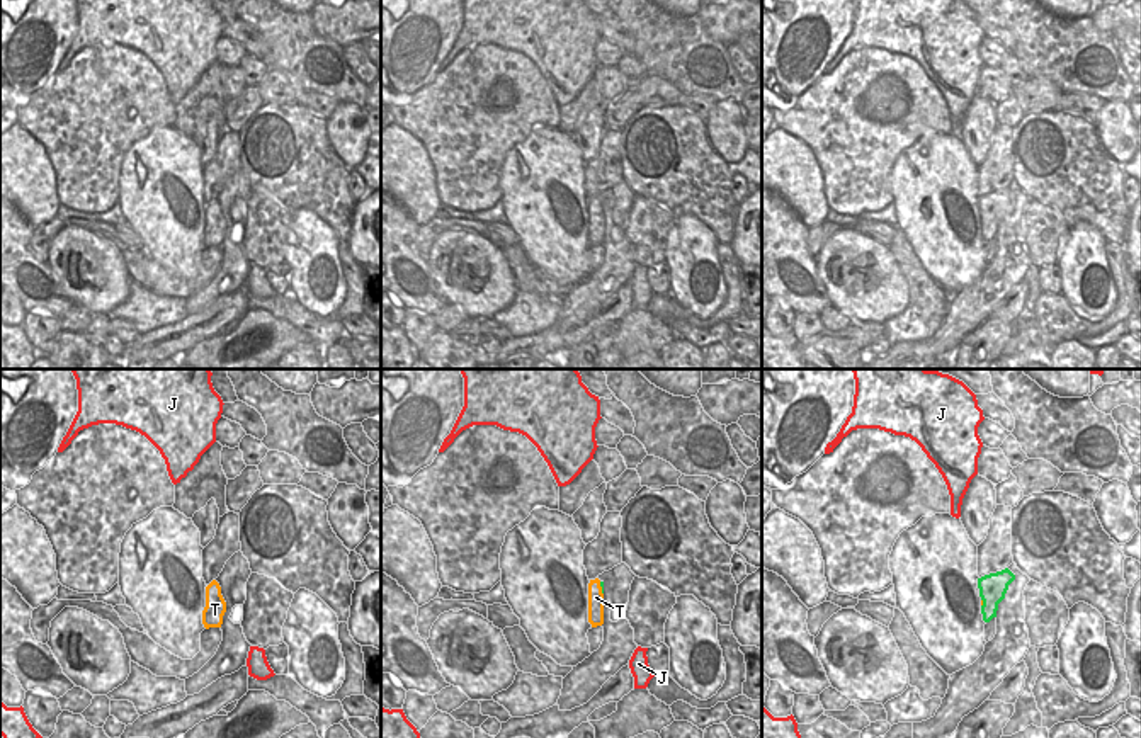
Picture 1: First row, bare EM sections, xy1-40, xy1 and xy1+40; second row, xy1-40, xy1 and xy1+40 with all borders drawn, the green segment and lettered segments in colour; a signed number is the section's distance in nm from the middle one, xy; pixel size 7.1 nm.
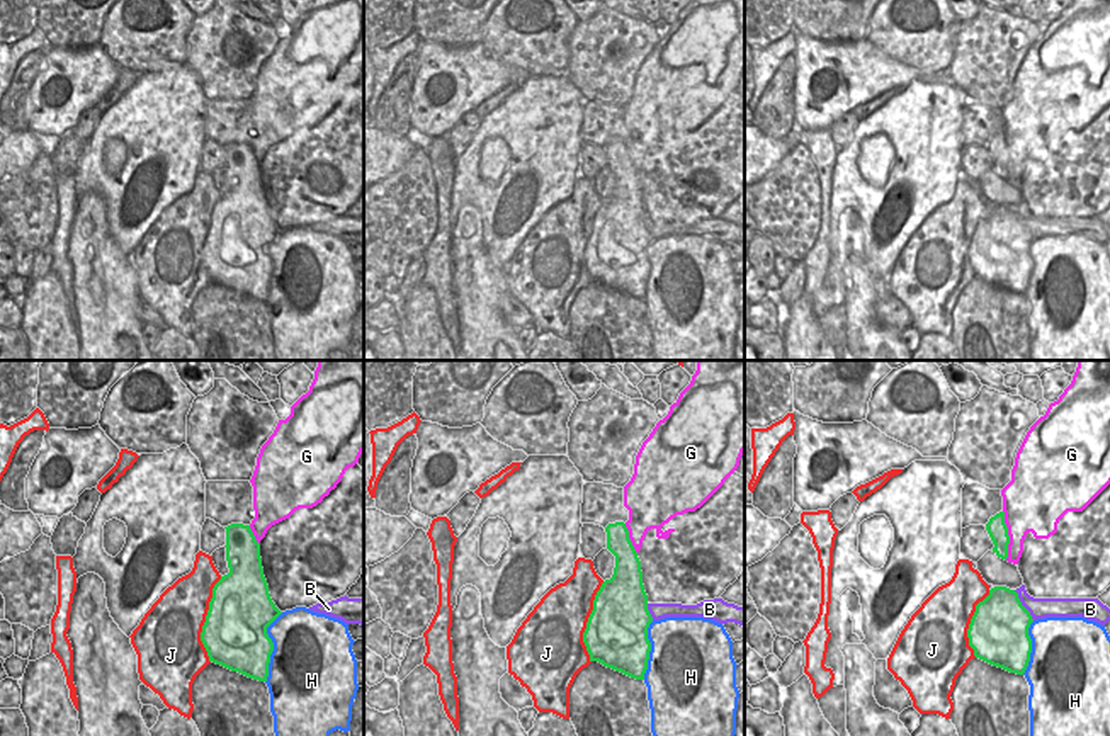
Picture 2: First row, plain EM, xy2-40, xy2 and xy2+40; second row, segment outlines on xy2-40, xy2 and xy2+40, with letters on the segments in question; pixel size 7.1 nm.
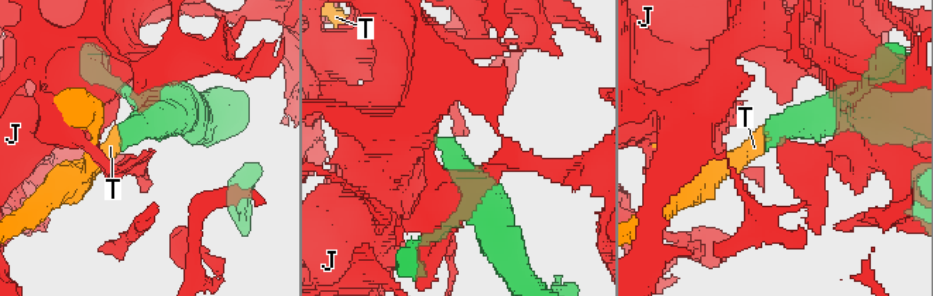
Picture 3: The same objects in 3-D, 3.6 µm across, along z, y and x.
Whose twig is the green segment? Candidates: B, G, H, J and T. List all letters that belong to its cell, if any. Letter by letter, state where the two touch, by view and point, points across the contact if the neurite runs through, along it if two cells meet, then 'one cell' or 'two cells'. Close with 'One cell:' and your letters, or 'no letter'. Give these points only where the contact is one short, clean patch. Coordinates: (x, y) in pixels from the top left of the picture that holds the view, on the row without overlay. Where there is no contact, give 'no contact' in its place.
B: contact xy2+40 (1022, 225); border xy2+40 (1013, 209), (1034, 238); two cells
G: contact xy2+40 (1008, 155); two cells
H: contact xy2-40 (272, 267); two cells
J: contact xy2-40 (206, 238); two cells
T: contact xy1 (602, 208); way xy1 (601, 201), (602, 208), (596, 216); one cell
One cell: T

